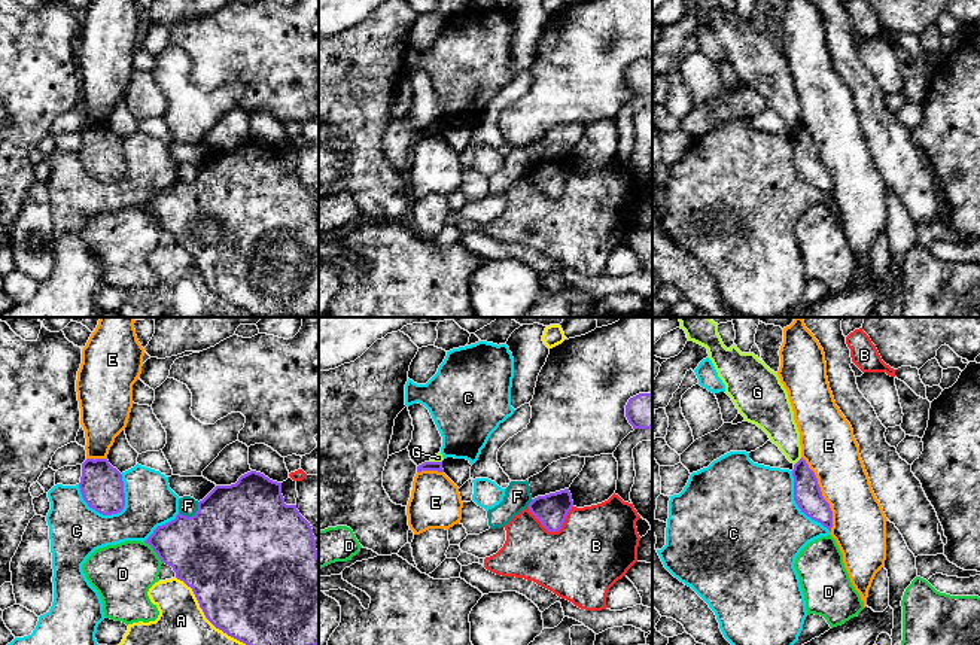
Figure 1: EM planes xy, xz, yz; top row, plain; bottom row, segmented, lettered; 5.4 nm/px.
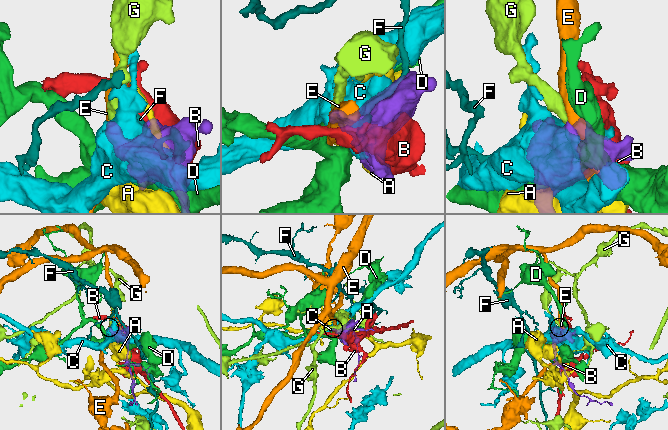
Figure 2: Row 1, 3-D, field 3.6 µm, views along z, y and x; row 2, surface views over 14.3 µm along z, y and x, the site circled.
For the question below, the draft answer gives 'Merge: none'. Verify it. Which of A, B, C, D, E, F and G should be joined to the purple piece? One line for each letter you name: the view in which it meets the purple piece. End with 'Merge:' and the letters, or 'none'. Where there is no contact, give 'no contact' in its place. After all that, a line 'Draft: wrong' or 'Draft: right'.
Merge: none
Draft: right

